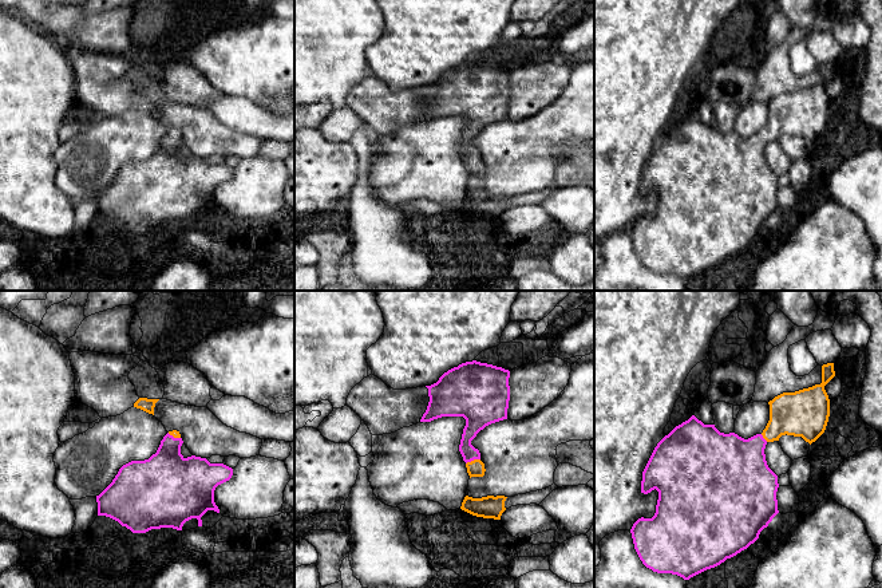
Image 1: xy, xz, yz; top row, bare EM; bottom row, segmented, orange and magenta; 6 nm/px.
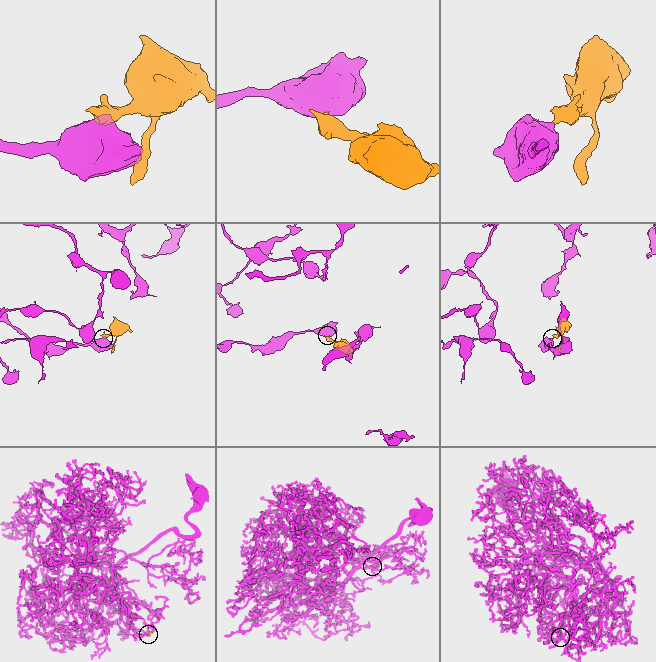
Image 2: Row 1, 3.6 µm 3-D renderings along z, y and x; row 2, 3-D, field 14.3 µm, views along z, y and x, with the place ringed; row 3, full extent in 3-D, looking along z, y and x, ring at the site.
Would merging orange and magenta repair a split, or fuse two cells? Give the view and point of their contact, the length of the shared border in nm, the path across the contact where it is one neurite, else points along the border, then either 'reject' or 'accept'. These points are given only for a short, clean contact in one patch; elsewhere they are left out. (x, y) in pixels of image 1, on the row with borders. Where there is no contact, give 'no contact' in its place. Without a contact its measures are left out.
meets orange in xz at (474, 460); contact 90 nm long; runs through xz (475, 468), (474, 460), (467, 435), (477, 418); accept

